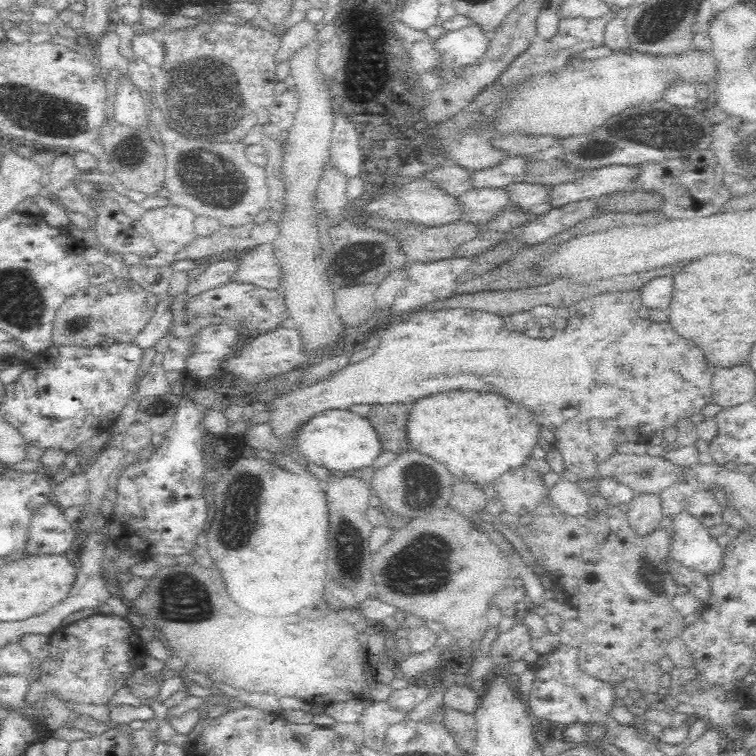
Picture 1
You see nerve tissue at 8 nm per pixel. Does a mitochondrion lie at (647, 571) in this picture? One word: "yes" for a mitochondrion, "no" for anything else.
yes

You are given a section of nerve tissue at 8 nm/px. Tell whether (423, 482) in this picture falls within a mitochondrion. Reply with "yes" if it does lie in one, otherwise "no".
yes

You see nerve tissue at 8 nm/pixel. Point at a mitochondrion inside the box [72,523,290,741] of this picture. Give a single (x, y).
(192, 602)

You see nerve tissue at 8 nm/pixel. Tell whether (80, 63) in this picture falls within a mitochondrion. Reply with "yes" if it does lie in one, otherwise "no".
no

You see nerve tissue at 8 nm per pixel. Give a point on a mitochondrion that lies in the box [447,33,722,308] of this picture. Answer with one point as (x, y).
(654, 130)

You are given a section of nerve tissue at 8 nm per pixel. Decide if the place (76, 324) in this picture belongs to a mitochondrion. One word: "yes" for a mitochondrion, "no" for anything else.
yes

